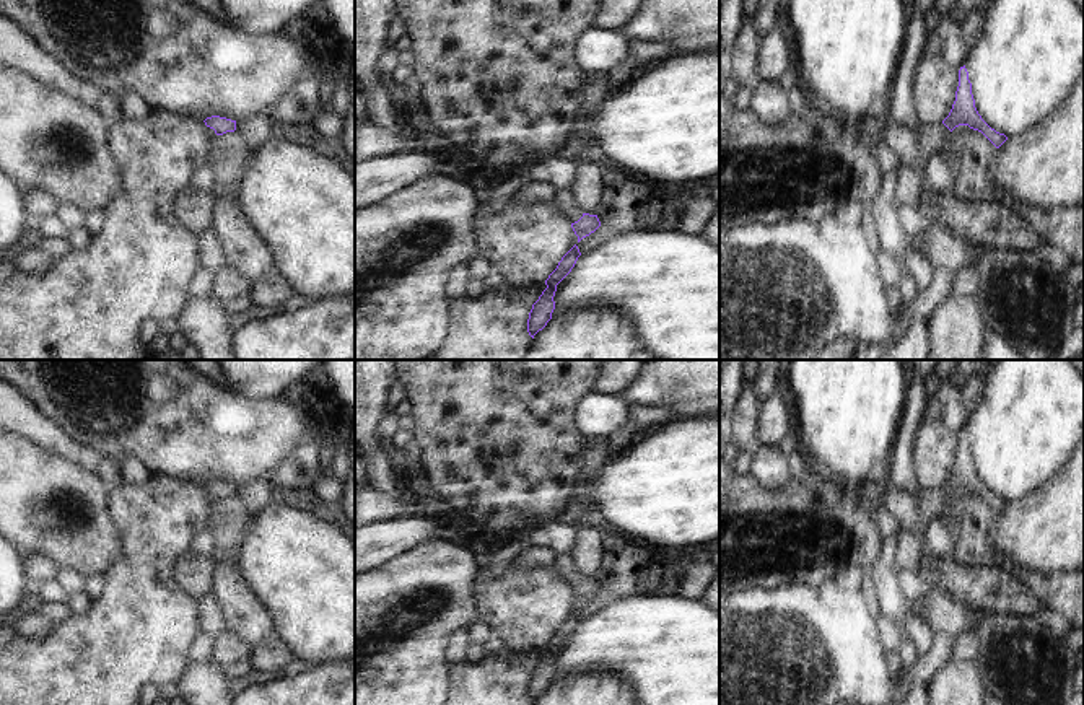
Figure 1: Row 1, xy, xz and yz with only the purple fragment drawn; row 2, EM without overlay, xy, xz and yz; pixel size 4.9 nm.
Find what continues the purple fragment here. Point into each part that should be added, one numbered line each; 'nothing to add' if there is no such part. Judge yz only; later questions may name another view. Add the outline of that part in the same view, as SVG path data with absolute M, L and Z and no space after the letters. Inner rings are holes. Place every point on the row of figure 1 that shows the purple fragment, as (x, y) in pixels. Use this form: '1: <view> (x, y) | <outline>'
1: yz (933, 135) | M931 122L921 127L921 134L916 137L921 151L918 166L915 169L907 166L897 169L897 205L918 208L928 158L944 150L949 135L951 130L942 122Z

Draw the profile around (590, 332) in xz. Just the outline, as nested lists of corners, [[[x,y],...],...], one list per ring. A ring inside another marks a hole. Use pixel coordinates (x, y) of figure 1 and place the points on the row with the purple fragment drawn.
[[[604,308],[568,309],[539,331],[524,360],[659,360],[646,352],[633,326]]]

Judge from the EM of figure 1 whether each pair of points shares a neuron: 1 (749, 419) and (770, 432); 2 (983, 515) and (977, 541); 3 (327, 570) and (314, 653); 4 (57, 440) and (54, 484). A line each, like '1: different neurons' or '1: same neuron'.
1: different neurons
2: same neuron
3: same neuron
4: different neurons

